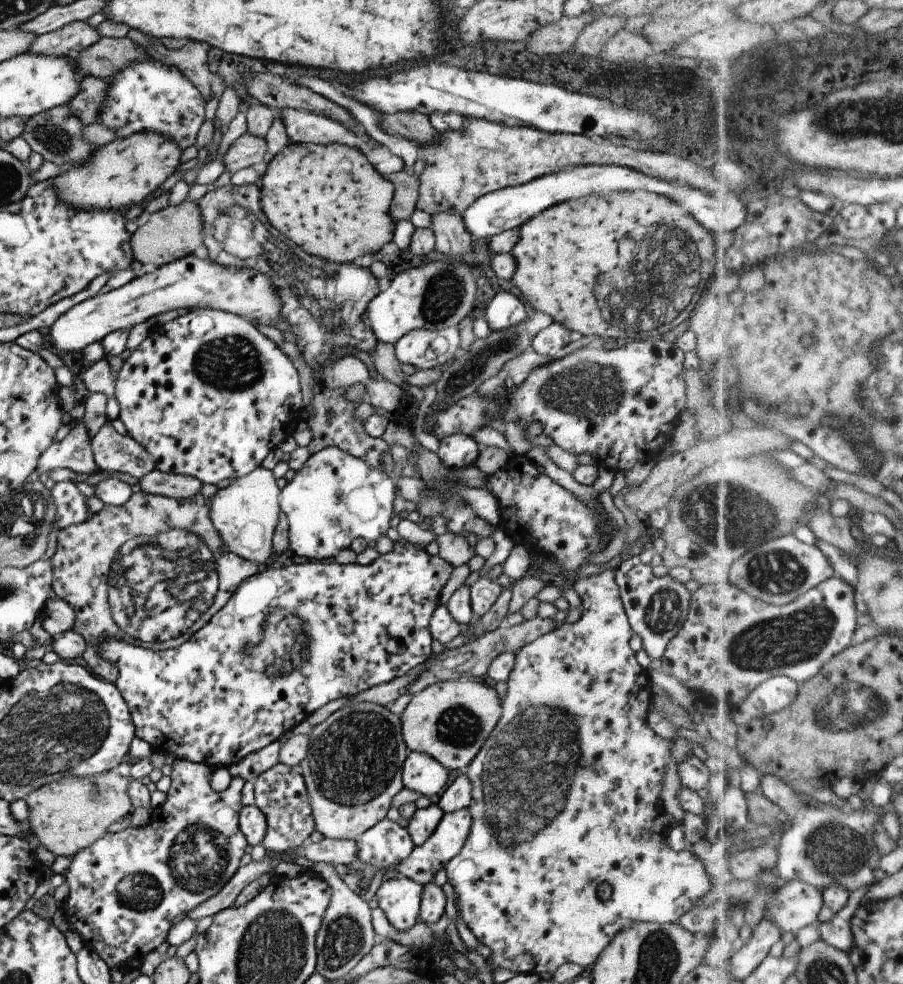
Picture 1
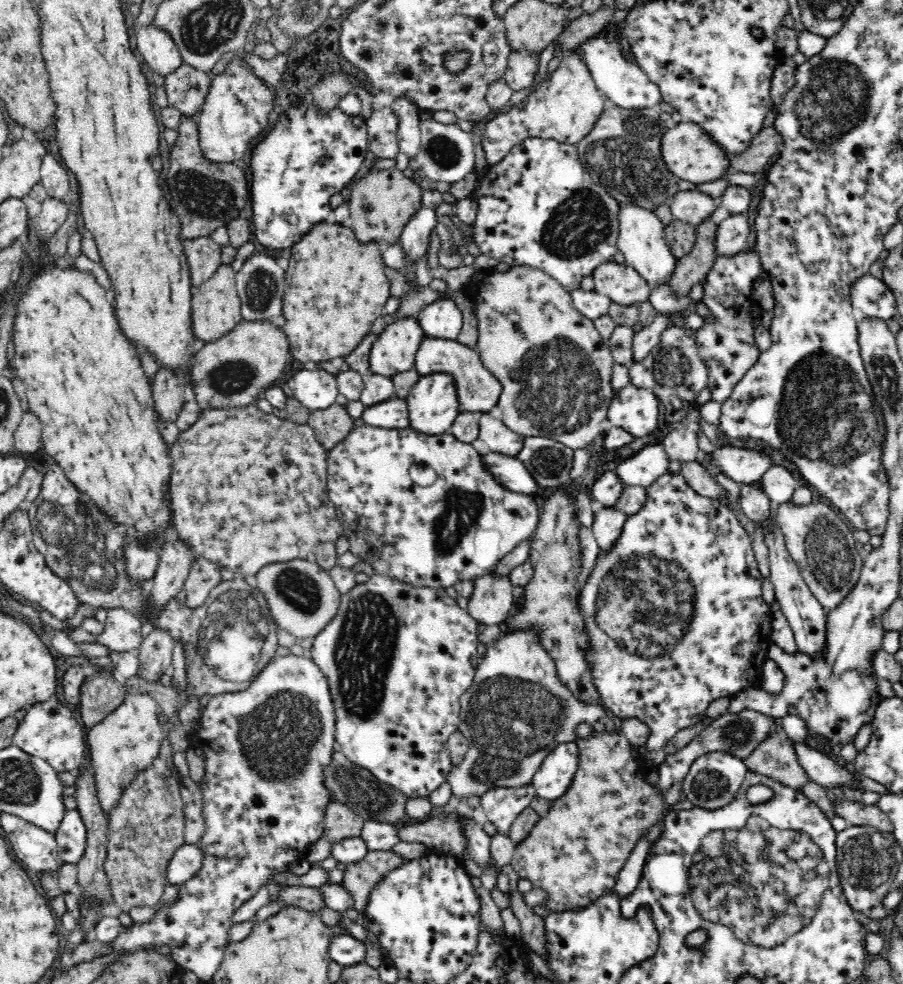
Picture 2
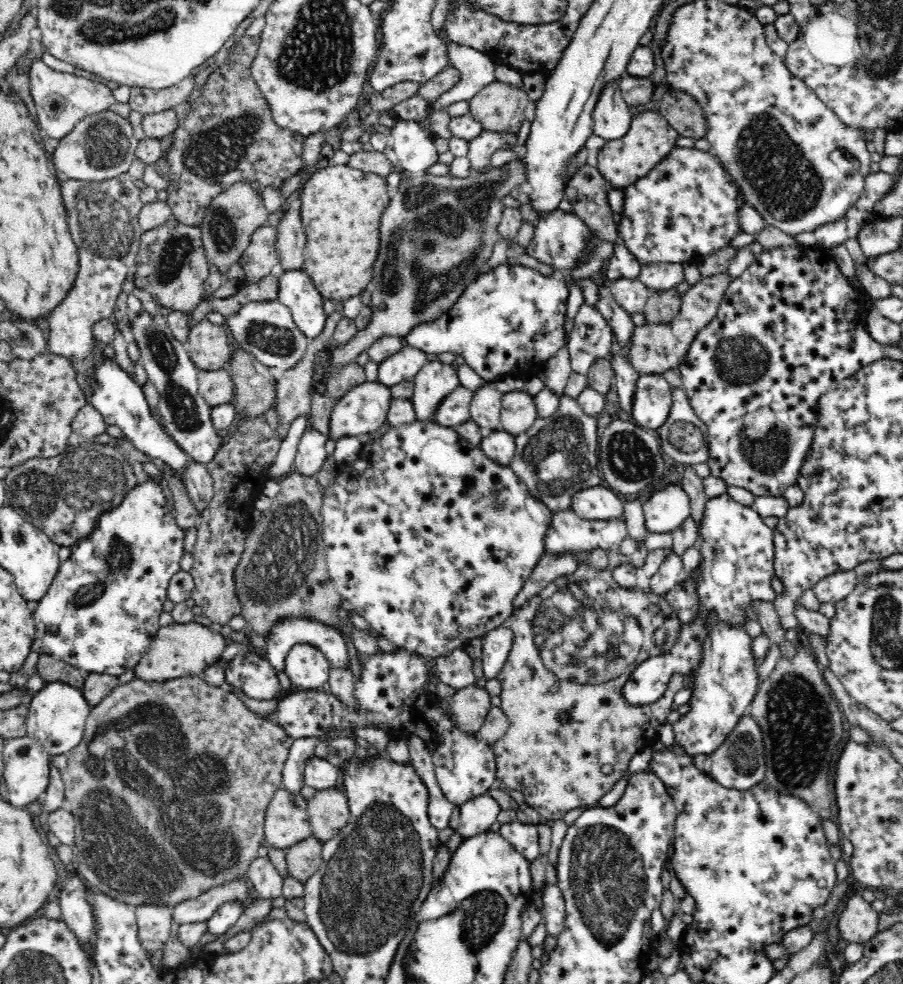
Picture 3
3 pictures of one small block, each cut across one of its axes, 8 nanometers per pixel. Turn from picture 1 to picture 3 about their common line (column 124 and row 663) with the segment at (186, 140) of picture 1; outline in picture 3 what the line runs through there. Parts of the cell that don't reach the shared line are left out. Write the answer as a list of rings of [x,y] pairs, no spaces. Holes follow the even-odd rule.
[[[145,479],[128,491],[115,509],[103,514],[92,534],[71,546],[69,558],[60,565],[48,592],[38,601],[33,619],[35,638],[40,640],[42,650],[84,674],[119,677],[133,670],[161,627],[159,618],[168,599],[168,585],[180,570],[178,562],[185,552],[184,533],[154,479]]]

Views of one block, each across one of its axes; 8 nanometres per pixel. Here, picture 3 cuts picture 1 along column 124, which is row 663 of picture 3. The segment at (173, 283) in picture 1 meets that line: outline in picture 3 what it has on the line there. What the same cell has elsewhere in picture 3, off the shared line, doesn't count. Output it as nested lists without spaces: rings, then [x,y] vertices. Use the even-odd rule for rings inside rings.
[[[300,643],[294,645],[286,655],[284,672],[290,680],[292,690],[321,689],[328,680],[330,668],[322,651],[310,643]]]

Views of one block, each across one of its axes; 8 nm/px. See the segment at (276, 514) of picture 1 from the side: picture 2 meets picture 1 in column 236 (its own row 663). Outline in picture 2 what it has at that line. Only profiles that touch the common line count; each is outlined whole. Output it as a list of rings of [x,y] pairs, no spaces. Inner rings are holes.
[[[528,626],[524,630],[503,629],[496,638],[486,643],[486,651],[479,659],[474,680],[470,688],[460,695],[460,714],[458,730],[469,742],[468,752],[460,765],[449,773],[447,781],[452,792],[462,800],[470,794],[482,796],[484,792],[496,786],[516,788],[522,784],[531,784],[532,777],[540,768],[544,758],[556,745],[575,740],[576,728],[582,723],[593,723],[609,714],[600,705],[582,702],[557,677],[556,663],[541,646],[541,630]]]

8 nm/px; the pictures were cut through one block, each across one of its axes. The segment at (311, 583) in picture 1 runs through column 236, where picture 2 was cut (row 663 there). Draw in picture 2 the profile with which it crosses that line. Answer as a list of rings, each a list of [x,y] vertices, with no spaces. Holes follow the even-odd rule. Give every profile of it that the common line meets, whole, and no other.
[[[666,471],[645,489],[646,500],[644,500],[642,508],[636,514],[632,514],[633,516],[628,516],[622,533],[614,542],[614,546],[606,552],[603,550],[598,552],[596,566],[588,578],[584,580],[576,599],[578,599],[580,615],[584,619],[584,631],[586,631],[586,637],[590,641],[590,646],[584,650],[586,651],[584,657],[586,657],[590,668],[592,683],[602,699],[602,704],[616,720],[637,718],[648,725],[650,736],[643,744],[645,748],[644,761],[648,767],[656,767],[664,760],[666,756],[664,747],[670,742],[672,736],[683,728],[700,723],[700,720],[705,717],[710,702],[722,697],[734,697],[736,693],[744,689],[754,689],[754,682],[764,670],[764,658],[768,658],[766,654],[768,654],[768,642],[772,640],[773,612],[770,605],[762,598],[763,577],[758,569],[756,557],[754,557],[753,538],[749,537],[728,506],[720,500],[708,498],[692,490],[681,472]]]

